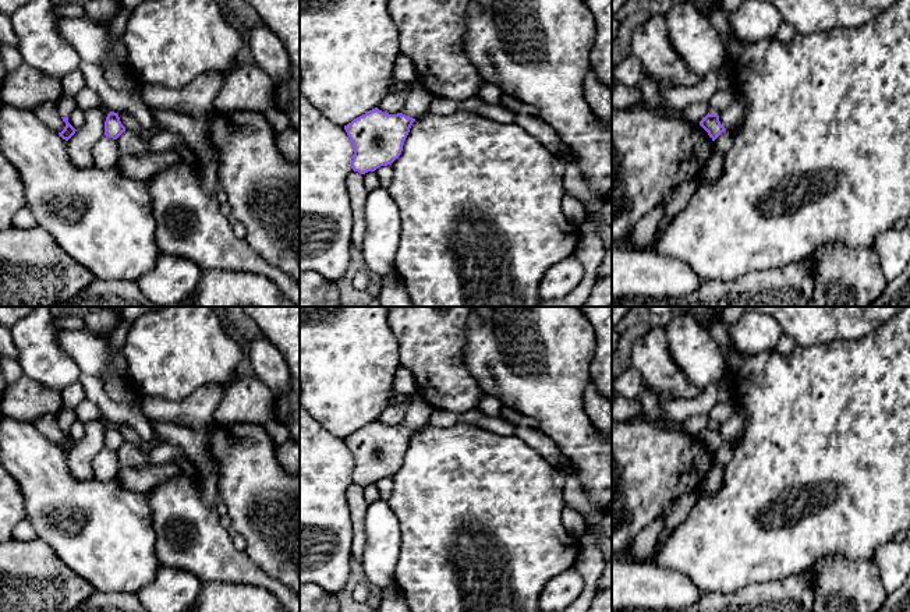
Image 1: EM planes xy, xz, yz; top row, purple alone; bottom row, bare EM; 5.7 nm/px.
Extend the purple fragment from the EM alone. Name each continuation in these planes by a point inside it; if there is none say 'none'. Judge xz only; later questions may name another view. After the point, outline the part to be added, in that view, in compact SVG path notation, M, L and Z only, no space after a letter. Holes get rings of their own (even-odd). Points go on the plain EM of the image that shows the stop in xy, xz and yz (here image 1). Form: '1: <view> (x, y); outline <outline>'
none

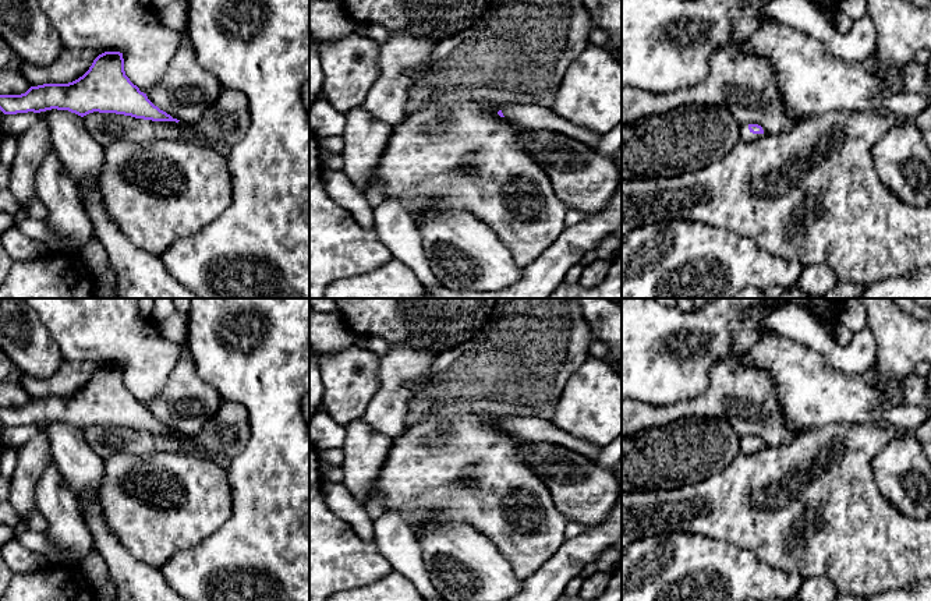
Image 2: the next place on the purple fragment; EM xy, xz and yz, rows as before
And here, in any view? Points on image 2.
1: yz (746, 448); outline M743 436L740 438L740 452L743 455L750 455L750 453L755 453L758 452L760 449L762 449L764 446L753 446L750 442L748 442L748 436Z

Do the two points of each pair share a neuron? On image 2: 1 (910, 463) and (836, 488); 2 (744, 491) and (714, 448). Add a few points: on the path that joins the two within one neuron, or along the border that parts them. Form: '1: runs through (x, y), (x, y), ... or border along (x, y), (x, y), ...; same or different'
1: border along (870, 462), (877, 488), (892, 504); different
2: border along (740, 452), (726, 466), (698, 481); different

